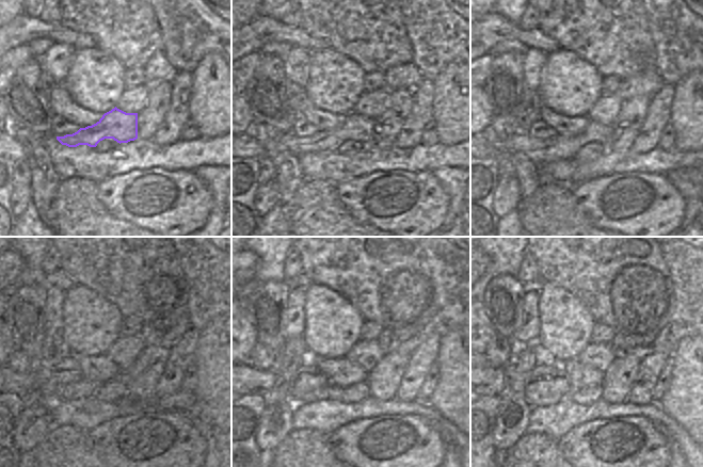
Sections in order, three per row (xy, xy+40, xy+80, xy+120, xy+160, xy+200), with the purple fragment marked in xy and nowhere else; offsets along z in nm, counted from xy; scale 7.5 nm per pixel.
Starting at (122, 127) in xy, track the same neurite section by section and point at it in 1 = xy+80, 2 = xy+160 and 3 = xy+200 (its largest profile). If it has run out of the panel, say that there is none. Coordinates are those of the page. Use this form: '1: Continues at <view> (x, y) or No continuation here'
1: Continues at xy+80 (540, 150)
2: Continues at xy+160 (253, 381)
3: Continues at xy+200 (492, 382).

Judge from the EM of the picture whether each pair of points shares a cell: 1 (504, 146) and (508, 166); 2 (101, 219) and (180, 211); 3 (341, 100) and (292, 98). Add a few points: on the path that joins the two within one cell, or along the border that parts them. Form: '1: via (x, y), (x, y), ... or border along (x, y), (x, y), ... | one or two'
1: border along (512, 153), (501, 153), (498, 156) | two
2: border along (99, 199), (115, 216), (137, 225) | two
3: border along (303, 87), (306, 95) | two

